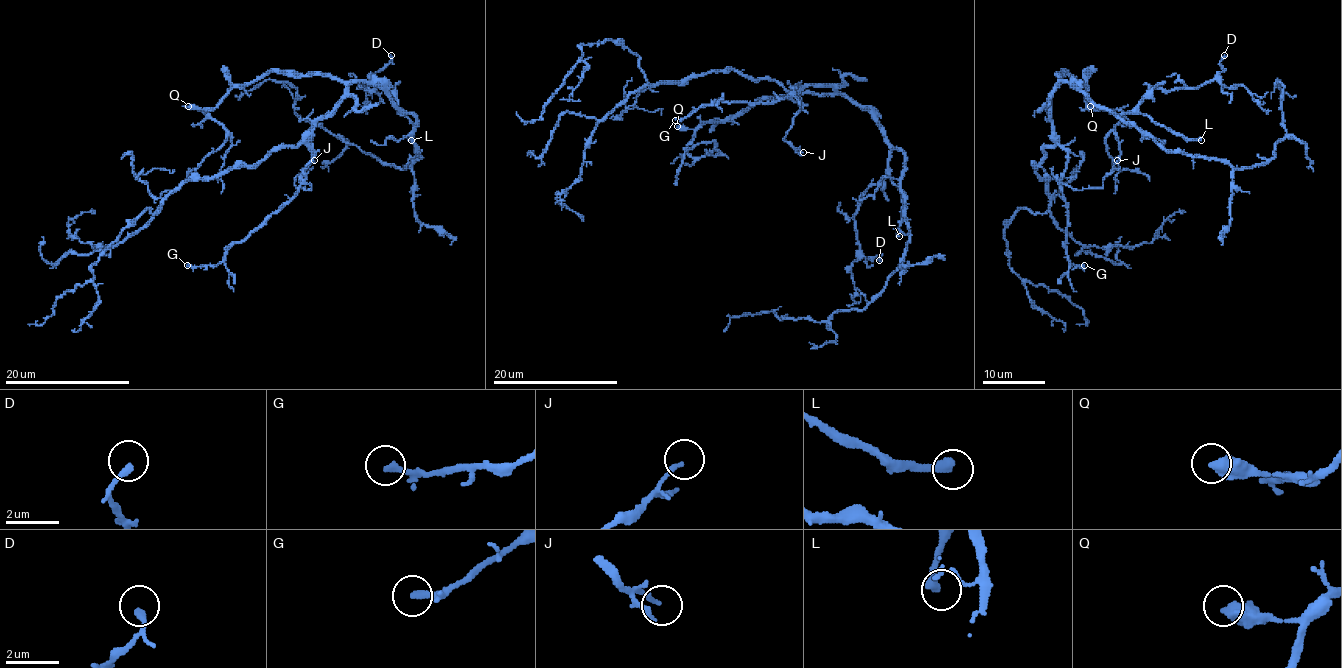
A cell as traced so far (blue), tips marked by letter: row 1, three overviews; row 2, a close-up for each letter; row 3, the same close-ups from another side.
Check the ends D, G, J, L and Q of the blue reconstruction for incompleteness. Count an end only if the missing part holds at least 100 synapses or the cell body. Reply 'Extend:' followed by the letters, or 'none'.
Extend: L

